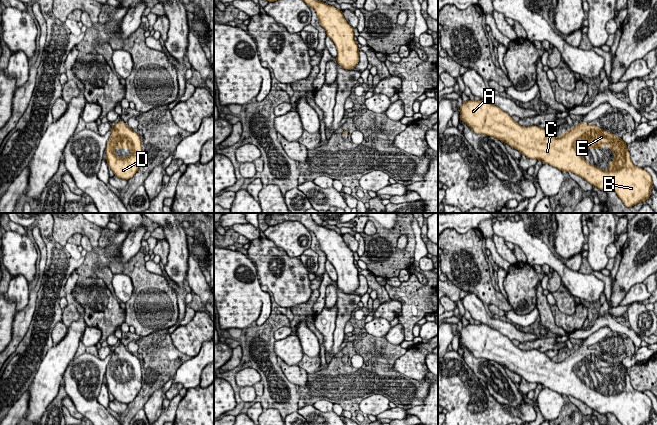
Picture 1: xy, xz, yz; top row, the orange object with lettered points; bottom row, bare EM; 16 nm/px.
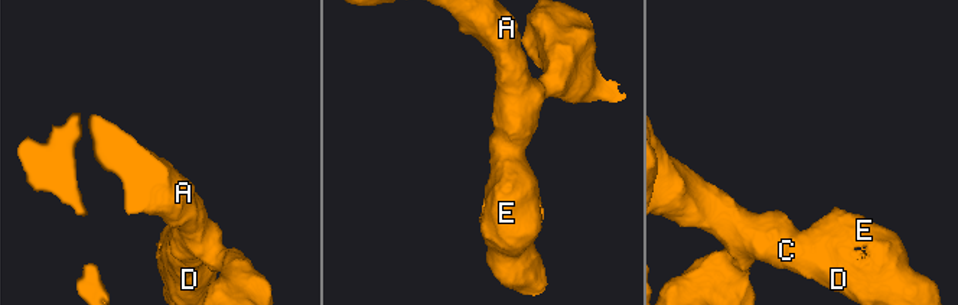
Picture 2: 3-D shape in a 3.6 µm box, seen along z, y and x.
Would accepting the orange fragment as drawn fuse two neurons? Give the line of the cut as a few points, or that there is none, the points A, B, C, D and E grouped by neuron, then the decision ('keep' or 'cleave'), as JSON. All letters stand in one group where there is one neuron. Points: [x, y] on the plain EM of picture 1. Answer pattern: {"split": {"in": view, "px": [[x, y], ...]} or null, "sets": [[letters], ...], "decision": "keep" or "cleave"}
{"split": null, "sets": [["A", "B", "C", "D", "E"]], "decision": "keep"}

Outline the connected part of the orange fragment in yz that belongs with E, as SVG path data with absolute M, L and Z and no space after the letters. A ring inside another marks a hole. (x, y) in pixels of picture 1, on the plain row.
M484 323L479 325L468 324L462 327L459 341L476 358L497 362L527 382L541 384L561 395L572 396L600 414L611 413L622 425L646 425L650 422L651 410L653 409L651 399L645 393L633 388L627 368L622 362L598 350L580 346L569 355L563 356L558 362L554 362L545 352L519 349L508 337ZM605 368L608 369L608 373L612 374L612 377L614 373L616 374L616 378L613 379L613 386L608 387L607 395L591 389L577 375L578 373L603 373Z

